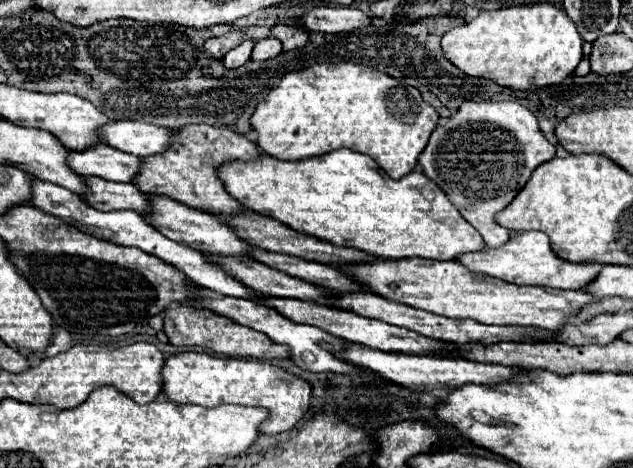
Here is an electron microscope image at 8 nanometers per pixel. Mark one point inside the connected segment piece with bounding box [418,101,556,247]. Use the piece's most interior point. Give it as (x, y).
(486, 149)

